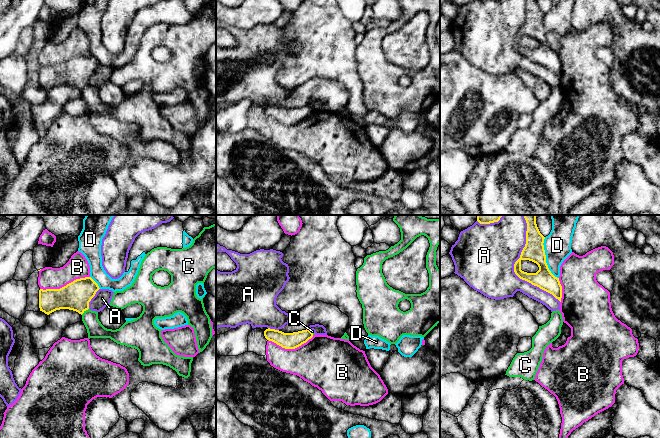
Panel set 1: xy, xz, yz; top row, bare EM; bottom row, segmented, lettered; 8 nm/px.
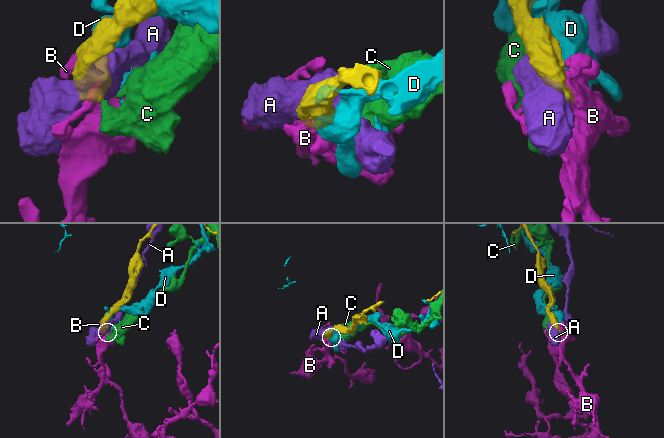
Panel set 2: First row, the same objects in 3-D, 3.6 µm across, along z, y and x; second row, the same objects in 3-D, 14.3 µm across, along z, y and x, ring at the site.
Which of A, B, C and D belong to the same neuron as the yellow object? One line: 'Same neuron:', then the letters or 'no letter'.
Same neuron: no letter

